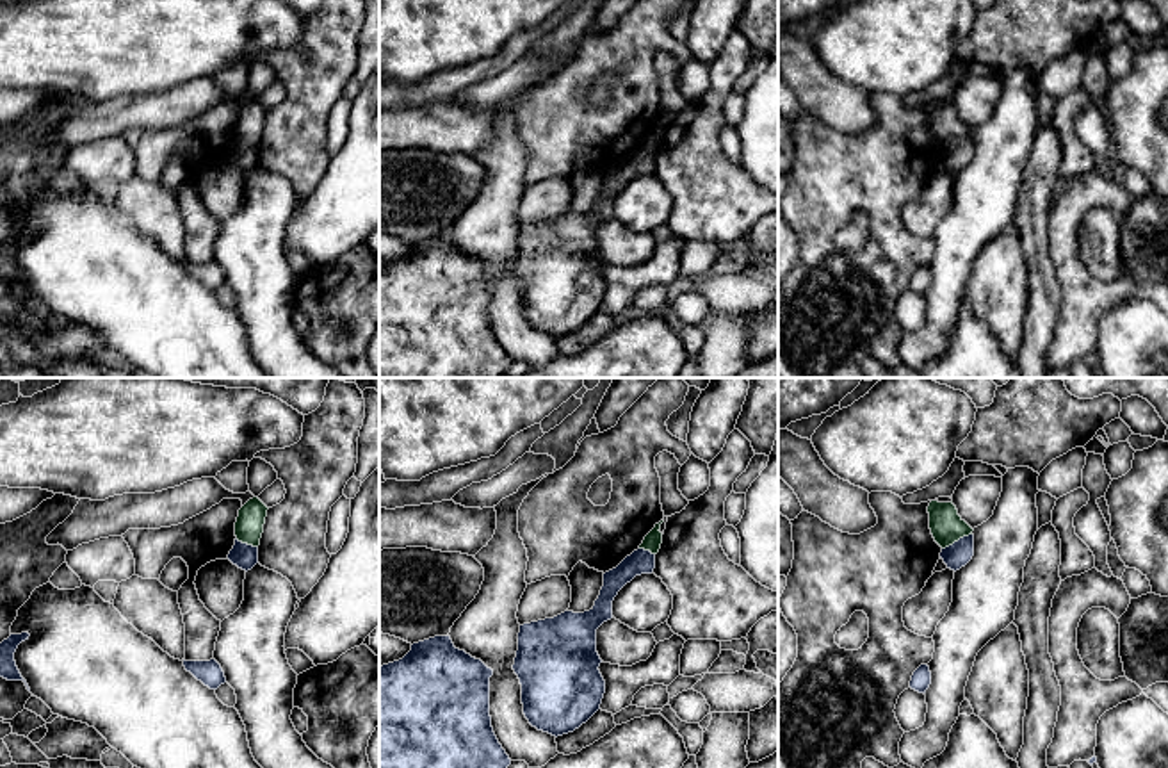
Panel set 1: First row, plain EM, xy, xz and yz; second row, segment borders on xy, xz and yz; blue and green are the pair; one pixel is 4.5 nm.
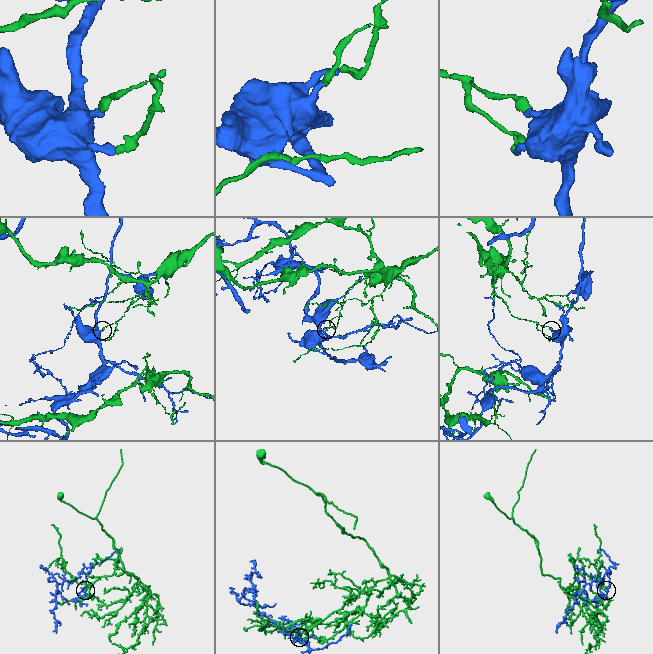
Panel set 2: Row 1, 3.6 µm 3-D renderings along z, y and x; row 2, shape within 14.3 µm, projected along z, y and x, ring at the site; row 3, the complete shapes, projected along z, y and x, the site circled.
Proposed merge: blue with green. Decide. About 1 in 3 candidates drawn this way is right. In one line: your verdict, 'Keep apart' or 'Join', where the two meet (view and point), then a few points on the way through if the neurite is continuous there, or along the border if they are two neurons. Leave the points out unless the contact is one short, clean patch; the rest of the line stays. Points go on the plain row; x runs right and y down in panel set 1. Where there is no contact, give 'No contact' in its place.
Keep apart. Touches blue at yz (958, 141)

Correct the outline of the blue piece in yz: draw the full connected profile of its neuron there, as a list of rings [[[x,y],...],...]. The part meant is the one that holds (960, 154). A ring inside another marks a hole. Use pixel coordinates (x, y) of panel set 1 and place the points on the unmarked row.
[[[974,135],[963,137],[953,146],[942,150],[940,159],[951,171],[960,171],[965,167],[974,157]]]

